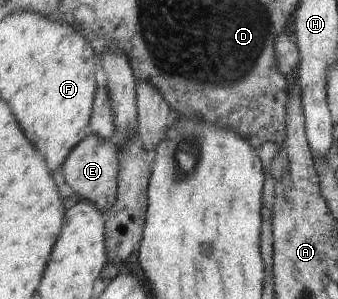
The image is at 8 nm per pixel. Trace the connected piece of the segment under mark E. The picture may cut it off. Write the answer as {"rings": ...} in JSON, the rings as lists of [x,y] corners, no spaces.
{"rings":[[[89,135],[80,141],[67,156],[62,165],[63,177],[67,185],[73,189],[77,195],[81,195],[84,200],[94,204],[101,212],[105,213],[113,207],[116,191],[118,188],[118,160],[119,149],[113,141],[106,142],[97,136]]]}

